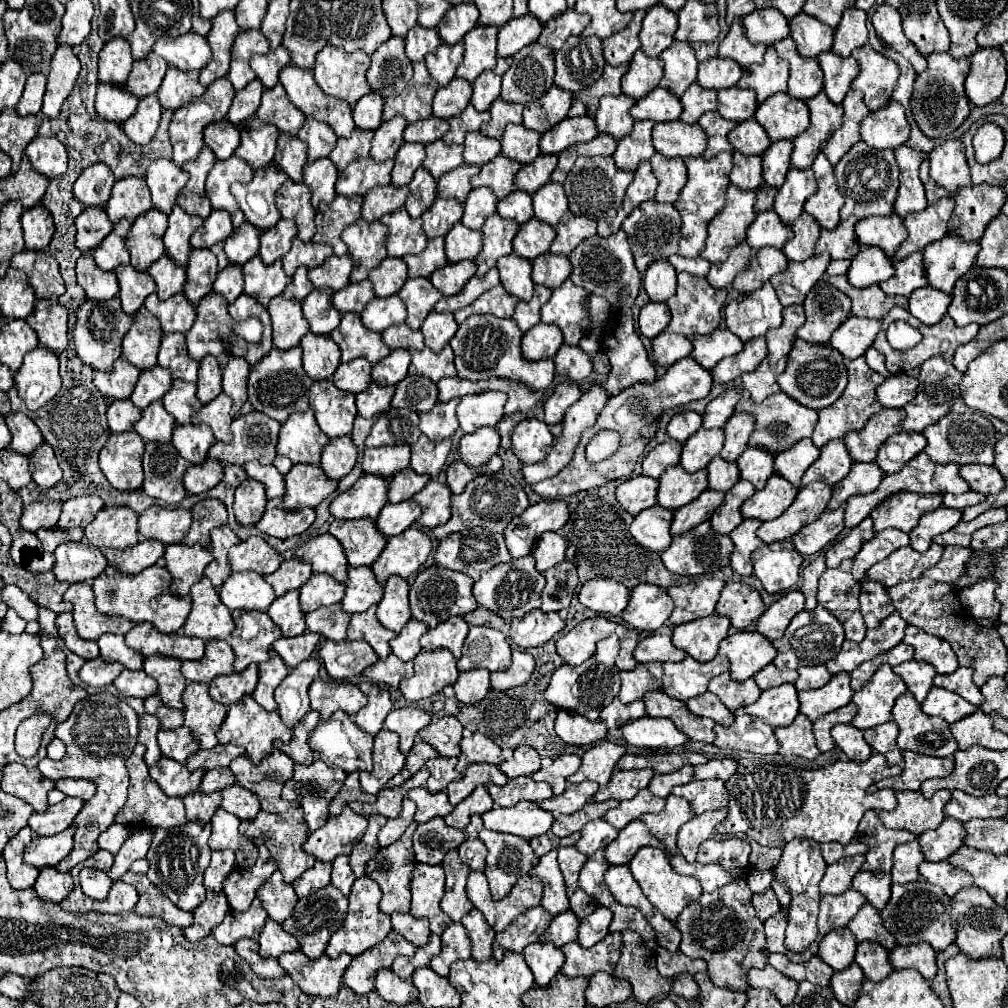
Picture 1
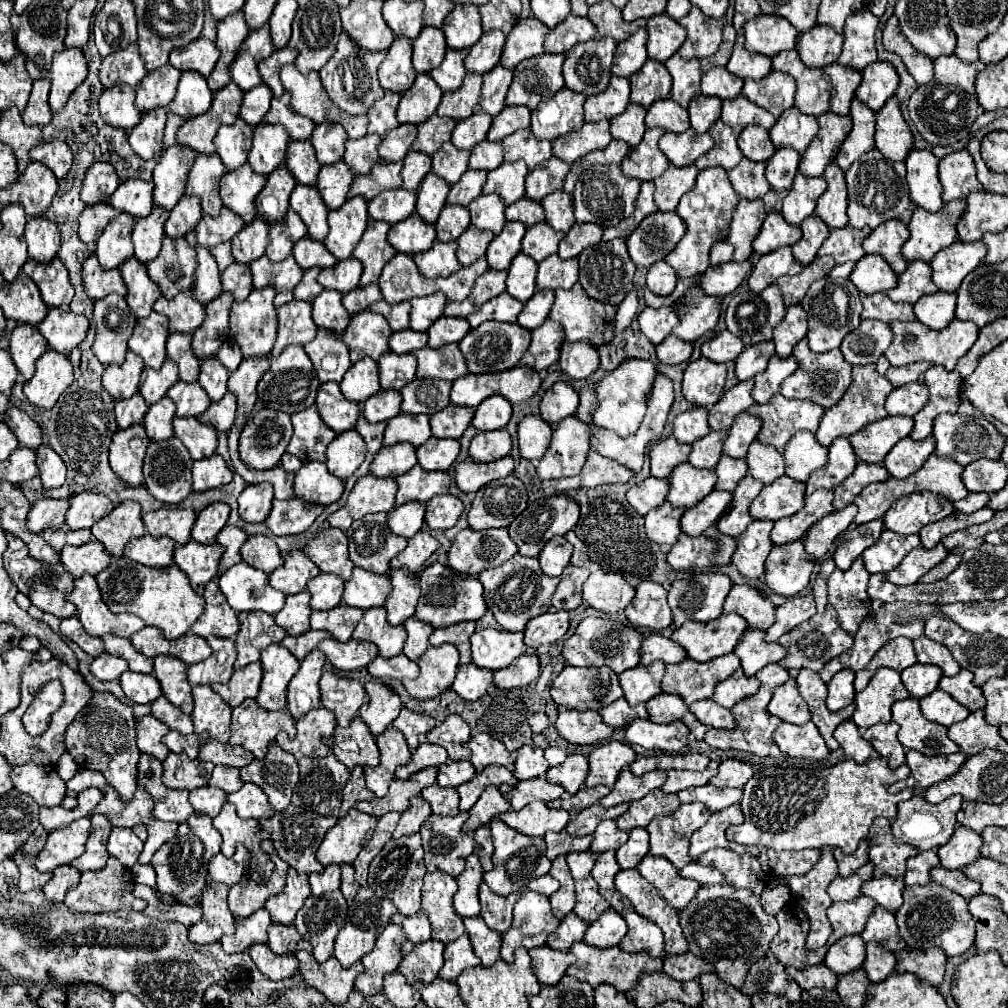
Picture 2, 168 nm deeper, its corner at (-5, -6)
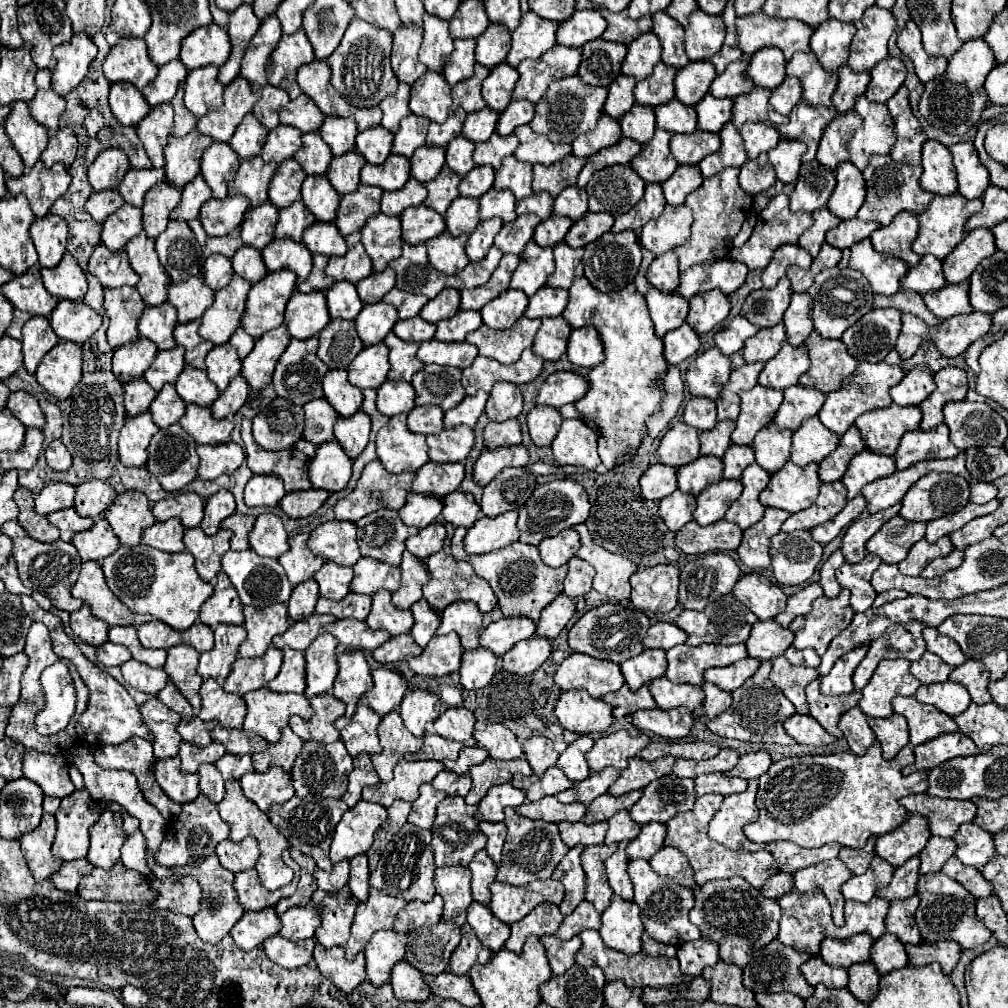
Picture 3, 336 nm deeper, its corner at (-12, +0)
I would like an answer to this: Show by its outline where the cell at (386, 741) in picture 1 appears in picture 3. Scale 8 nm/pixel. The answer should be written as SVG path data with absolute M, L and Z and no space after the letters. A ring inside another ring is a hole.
M394 709L392 713L386 713L378 725L378 737L382 751L370 755L374 769L380 775L380 781L390 781L392 779L392 769L394 765L406 755L414 753L420 749L422 739L414 737L402 723L400 711Z

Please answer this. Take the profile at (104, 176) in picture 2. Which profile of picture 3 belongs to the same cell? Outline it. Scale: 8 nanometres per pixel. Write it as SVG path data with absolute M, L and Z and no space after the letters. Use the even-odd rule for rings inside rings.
M110 147L110 149L104 149L96 157L96 161L88 167L88 181L94 187L94 191L116 189L128 169L130 169L130 163L126 153L118 147Z

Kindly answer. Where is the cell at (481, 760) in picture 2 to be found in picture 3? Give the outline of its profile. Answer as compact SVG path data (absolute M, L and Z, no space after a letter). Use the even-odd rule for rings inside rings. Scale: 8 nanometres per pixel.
M488 723L484 731L476 731L474 739L480 747L488 749L492 759L518 759L524 757L524 751L516 739L516 735L502 727L500 723Z

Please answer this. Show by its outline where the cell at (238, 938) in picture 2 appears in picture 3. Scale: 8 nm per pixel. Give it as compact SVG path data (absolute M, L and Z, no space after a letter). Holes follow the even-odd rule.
M272 907L262 911L246 911L244 917L232 927L232 939L244 951L250 951L268 937L280 931L280 919Z

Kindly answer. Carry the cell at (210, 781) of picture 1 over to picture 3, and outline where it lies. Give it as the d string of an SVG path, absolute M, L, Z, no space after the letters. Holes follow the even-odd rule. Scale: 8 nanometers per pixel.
M226 753L220 761L216 761L216 767L220 769L224 781L230 781L230 779L240 779L244 773L252 771L252 761L250 755Z

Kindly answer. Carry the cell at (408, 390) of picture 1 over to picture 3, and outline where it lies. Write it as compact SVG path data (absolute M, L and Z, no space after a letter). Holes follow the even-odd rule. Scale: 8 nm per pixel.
M424 365L424 369L412 377L416 405L438 405L444 411L456 407L466 397L460 377L462 371L458 367Z

